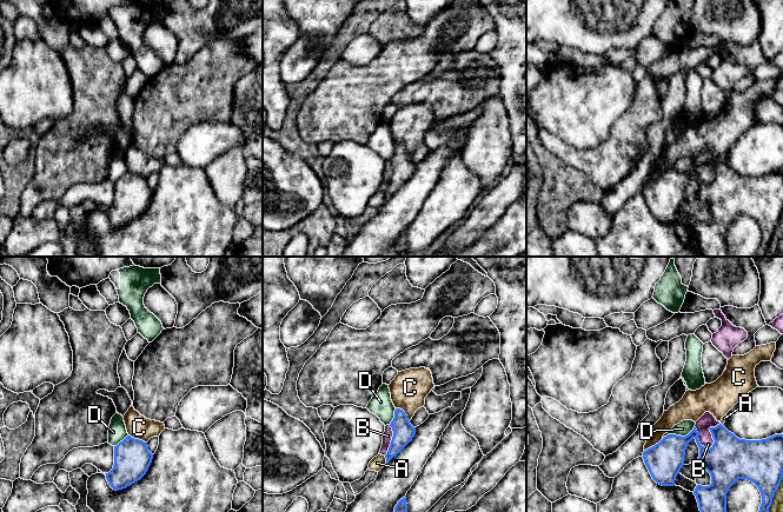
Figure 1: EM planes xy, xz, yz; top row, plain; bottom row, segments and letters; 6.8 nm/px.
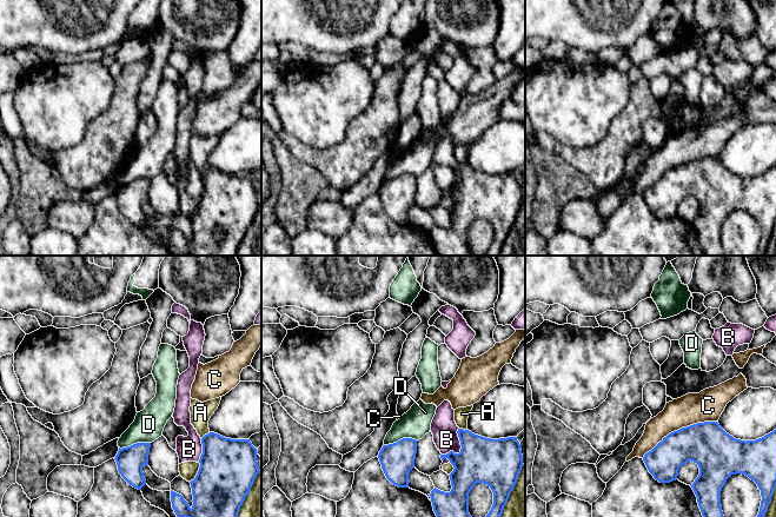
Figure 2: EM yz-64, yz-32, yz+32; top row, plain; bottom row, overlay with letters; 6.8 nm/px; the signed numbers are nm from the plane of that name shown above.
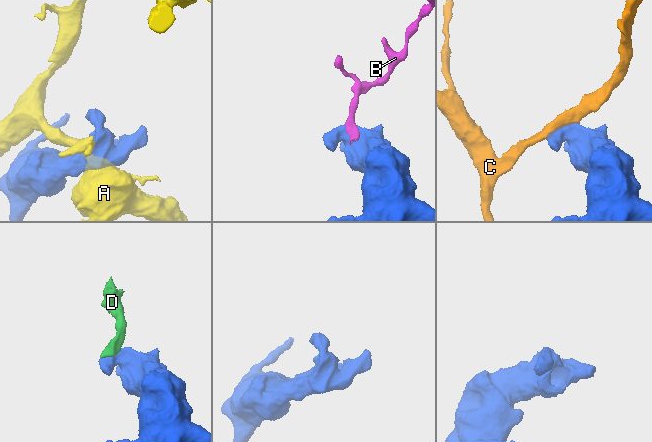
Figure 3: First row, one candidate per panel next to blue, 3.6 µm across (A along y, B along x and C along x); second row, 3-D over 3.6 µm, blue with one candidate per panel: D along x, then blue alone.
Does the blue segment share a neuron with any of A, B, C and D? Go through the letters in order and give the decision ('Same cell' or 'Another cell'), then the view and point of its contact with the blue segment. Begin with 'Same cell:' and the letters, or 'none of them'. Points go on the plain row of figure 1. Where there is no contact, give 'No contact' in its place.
Same cell: none of them
A: Another cell. Touches blue at yz (772, 233)
B: Another cell. Touches blue at yz (712, 173)
C: Another cell. Touches blue at yz (655, 181)
D: Another cell. Touches blue at yz (678, 172)

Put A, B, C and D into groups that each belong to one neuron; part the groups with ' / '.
A / B / C / D

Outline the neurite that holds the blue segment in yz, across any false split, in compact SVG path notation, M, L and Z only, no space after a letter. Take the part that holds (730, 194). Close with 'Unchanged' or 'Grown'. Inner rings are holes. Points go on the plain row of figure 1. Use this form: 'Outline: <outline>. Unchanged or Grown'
Outline: M722 160L709 166L715 177L710 185L701 181L698 168L694 164L685 173L668 171L658 180L645 186L643 195L652 215L662 222L673 222L684 201L686 182L695 174L699 184L698 199L711 212L709 222L697 221L694 227L703 257L730 257L726 250L726 230L738 215L750 217L758 224L762 240L754 257L764 257L783 213L783 171L775 171L762 177L745 177L737 174Z. Unchanged

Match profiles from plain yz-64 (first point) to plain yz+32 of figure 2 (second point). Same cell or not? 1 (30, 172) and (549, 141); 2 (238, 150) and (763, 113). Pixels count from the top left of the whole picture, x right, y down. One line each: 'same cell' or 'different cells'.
1: different cells
2: different cells

